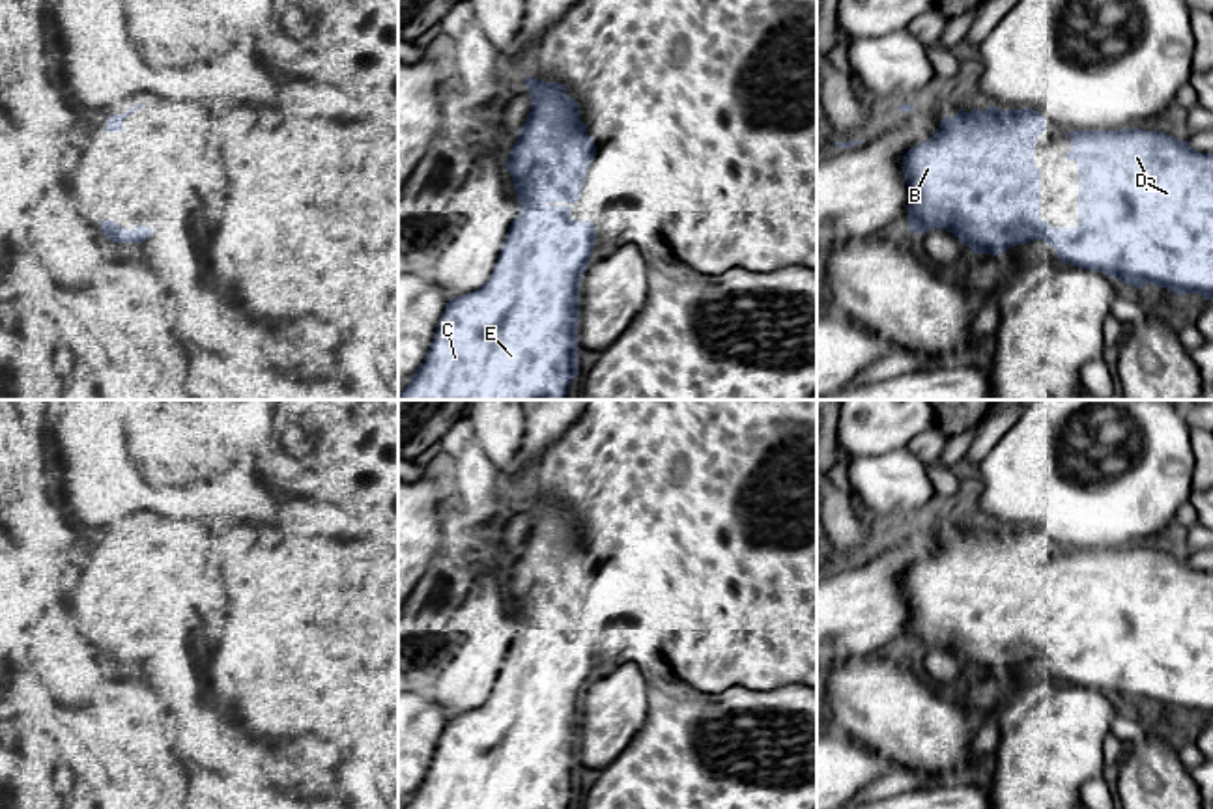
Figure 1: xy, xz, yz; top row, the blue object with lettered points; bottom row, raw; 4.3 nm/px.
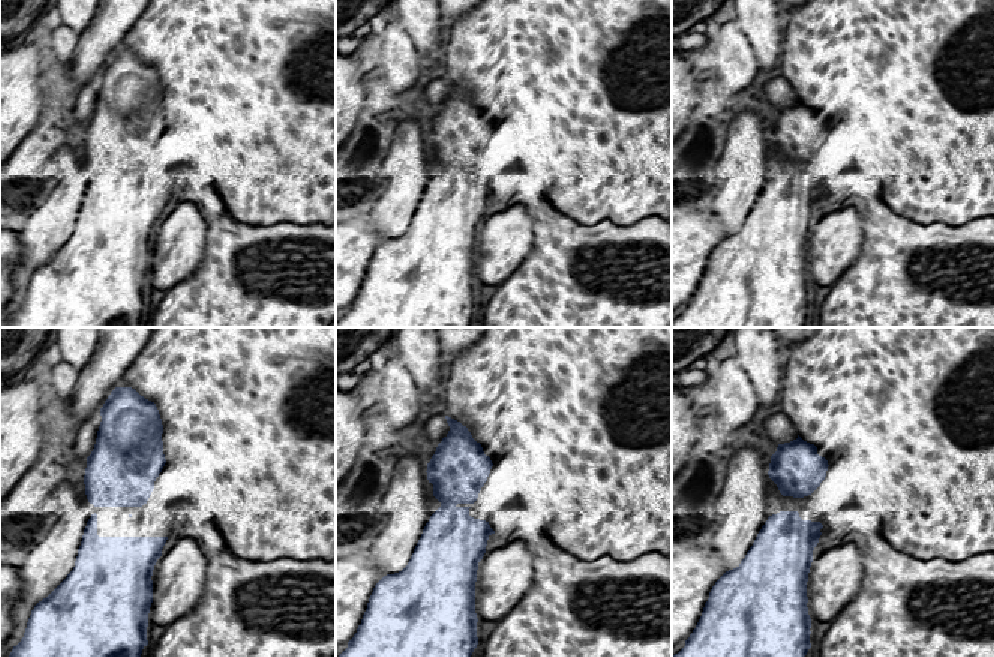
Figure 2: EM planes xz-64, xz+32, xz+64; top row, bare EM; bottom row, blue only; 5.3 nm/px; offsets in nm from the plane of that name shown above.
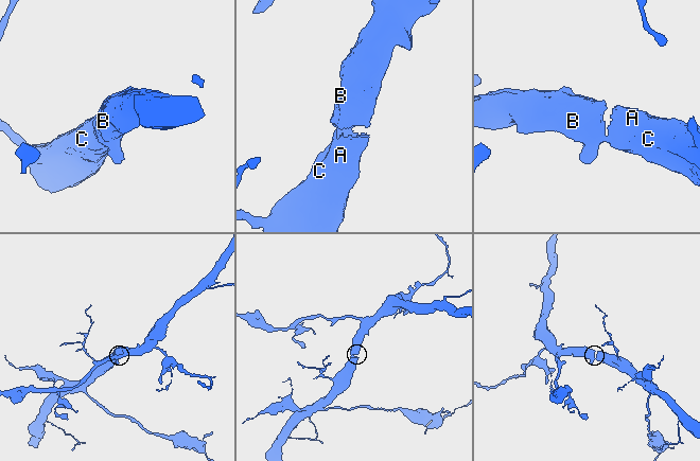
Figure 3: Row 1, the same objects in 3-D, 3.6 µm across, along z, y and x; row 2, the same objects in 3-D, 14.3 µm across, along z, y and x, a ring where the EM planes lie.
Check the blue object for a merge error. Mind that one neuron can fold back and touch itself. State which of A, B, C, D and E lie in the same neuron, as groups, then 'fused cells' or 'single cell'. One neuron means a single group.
groups A B C D E; single cell

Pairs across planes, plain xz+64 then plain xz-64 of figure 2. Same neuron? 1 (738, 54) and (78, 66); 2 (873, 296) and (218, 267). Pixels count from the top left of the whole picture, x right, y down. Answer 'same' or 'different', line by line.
1: different
2: same

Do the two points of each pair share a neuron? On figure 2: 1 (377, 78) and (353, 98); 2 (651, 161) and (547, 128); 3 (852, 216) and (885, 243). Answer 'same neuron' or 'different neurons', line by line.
1: same neuron
2: same neuron
3: different neurons

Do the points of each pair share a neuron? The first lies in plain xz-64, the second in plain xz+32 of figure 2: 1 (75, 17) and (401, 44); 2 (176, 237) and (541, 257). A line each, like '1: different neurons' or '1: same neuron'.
1: different neurons
2: different neurons

